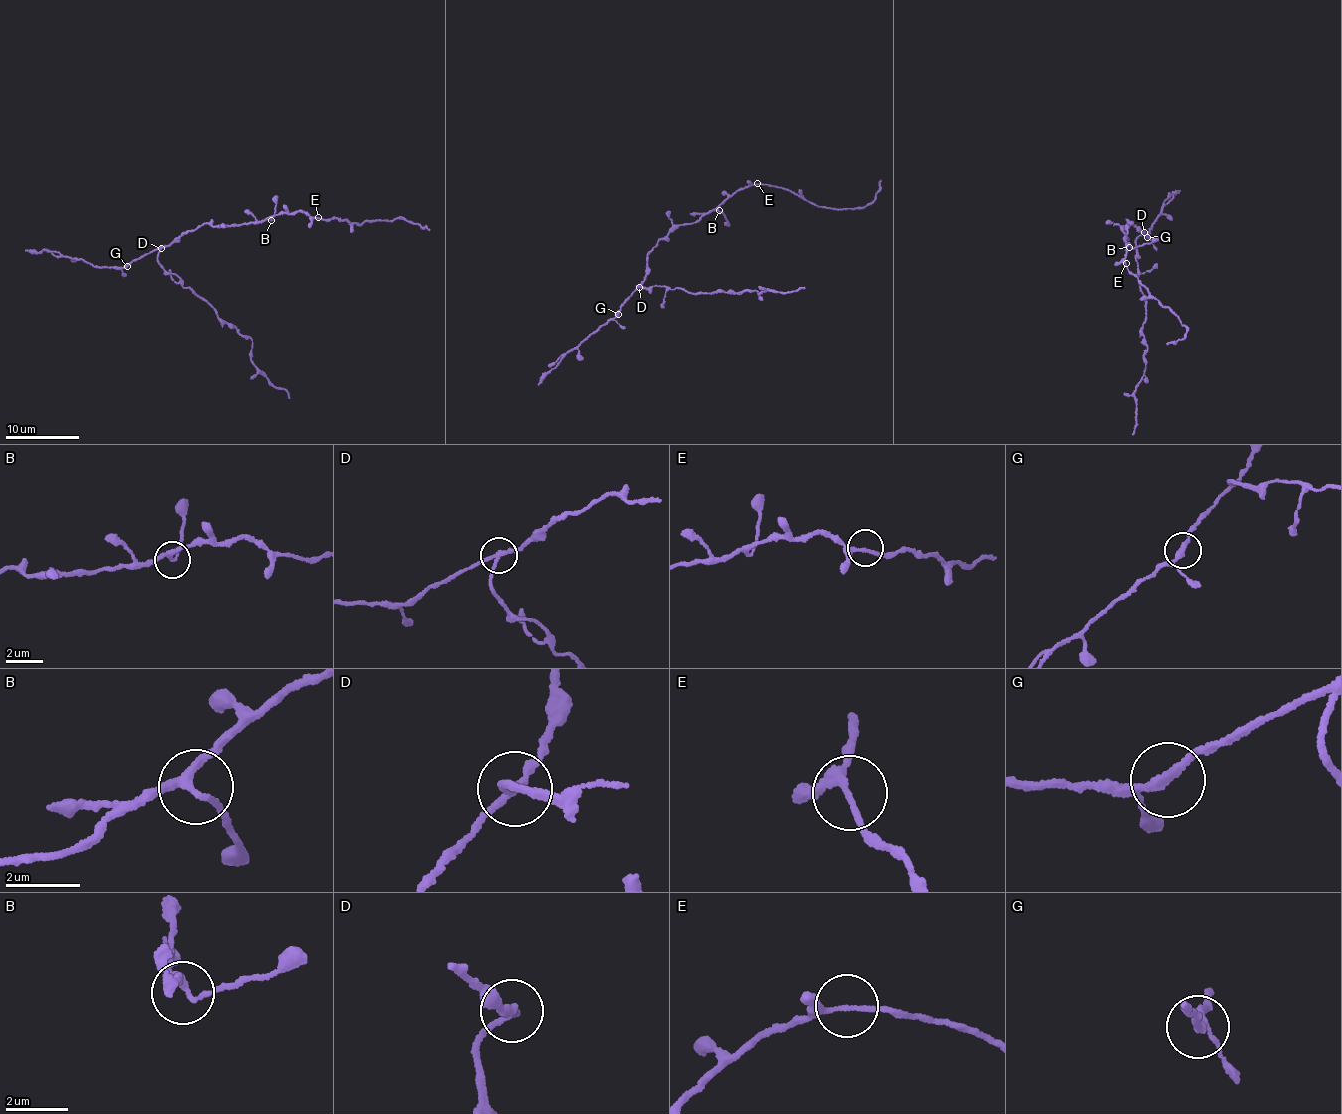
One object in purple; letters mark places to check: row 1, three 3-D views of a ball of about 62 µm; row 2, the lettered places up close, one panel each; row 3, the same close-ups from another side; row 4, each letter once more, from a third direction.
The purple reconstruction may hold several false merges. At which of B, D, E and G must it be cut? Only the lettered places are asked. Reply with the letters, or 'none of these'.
D

